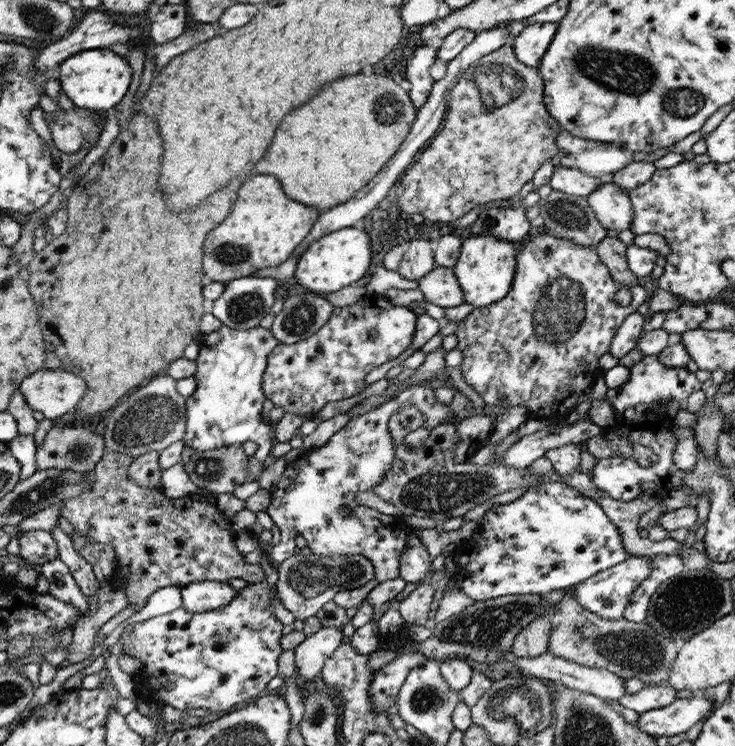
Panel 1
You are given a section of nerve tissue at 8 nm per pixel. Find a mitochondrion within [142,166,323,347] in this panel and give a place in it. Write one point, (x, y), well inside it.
(301, 316)

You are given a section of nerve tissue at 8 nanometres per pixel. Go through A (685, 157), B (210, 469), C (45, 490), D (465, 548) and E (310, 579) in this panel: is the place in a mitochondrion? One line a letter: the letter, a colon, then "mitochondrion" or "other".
A: other
B: mitochondrion
C: mitochondrion
D: other
E: mitochondrion

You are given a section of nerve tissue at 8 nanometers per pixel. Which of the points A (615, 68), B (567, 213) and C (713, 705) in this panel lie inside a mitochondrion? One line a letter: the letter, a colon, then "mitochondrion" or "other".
A: mitochondrion
B: mitochondrion
C: other

